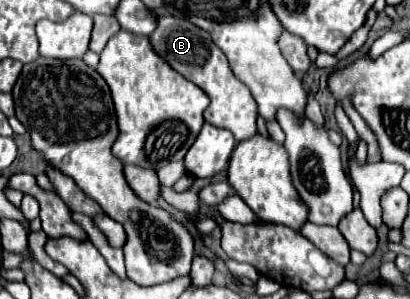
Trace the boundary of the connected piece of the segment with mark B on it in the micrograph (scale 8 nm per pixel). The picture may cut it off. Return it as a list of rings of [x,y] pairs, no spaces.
[[[160,16],[158,28],[150,36],[154,50],[184,78],[200,86],[208,98],[210,106],[204,110],[204,120],[212,126],[226,128],[234,134],[238,142],[252,138],[256,130],[256,118],[258,118],[258,104],[250,90],[232,74],[232,68],[228,66],[228,58],[224,52],[212,42],[212,38],[194,26],[188,20],[174,18],[174,16]]]

